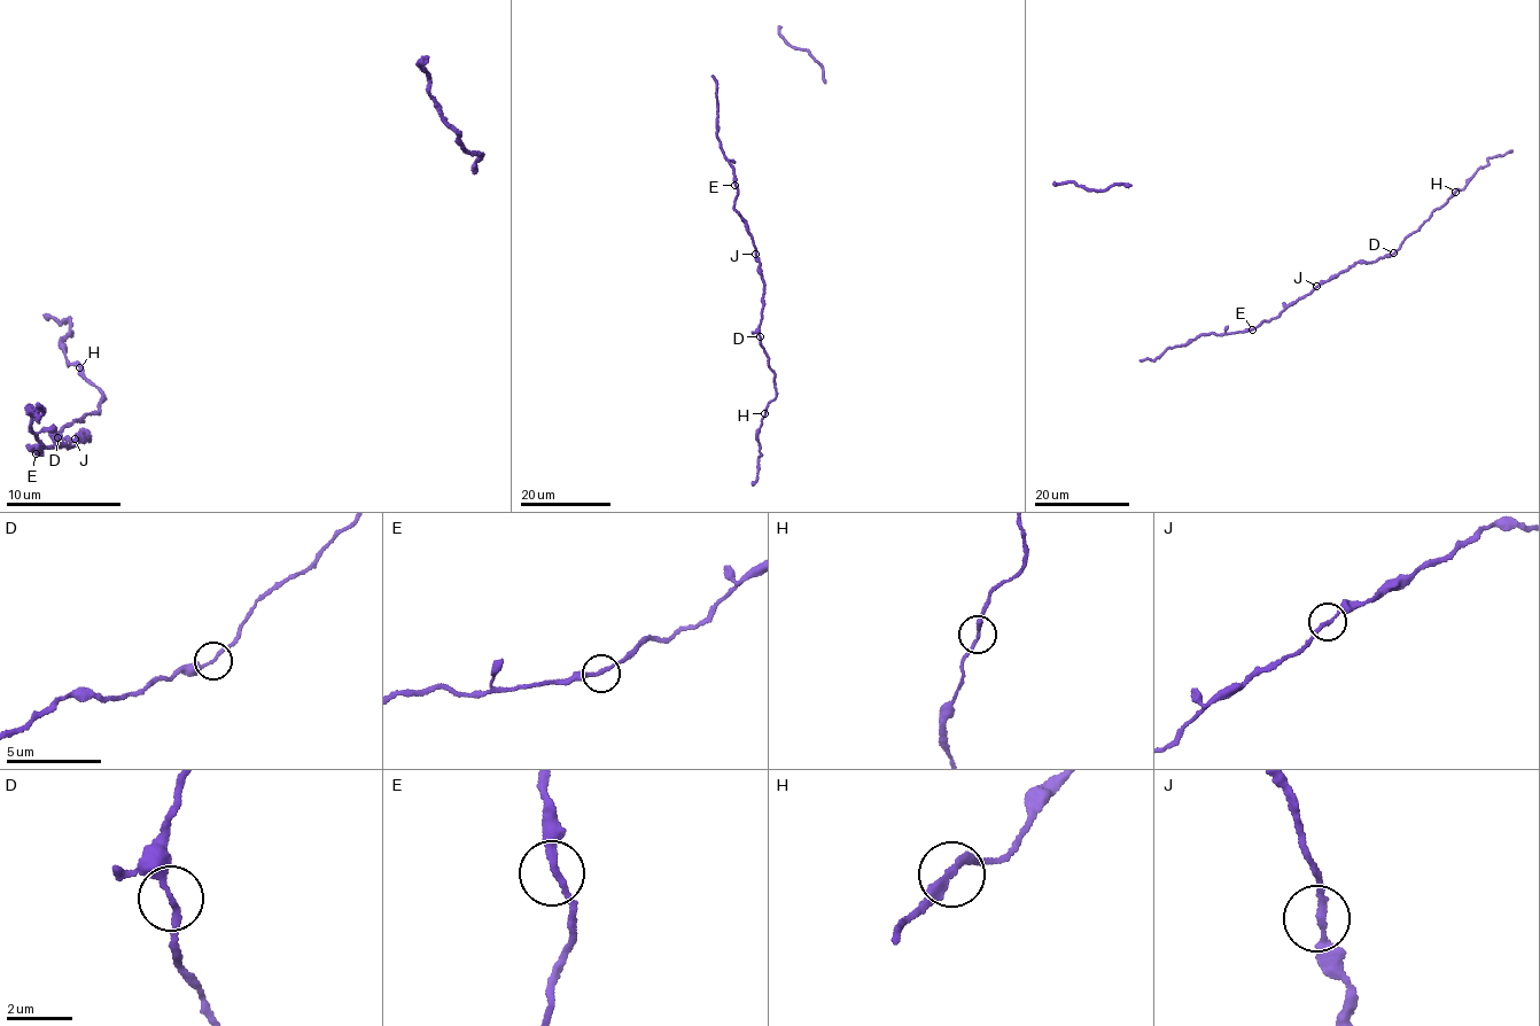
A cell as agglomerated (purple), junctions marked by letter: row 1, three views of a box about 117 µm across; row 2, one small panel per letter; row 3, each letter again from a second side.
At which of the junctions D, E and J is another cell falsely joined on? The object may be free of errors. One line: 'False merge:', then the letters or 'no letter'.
False merge: no letter

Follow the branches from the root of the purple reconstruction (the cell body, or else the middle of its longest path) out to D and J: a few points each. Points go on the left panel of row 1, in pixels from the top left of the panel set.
D: (39, 452), (28, 447), (56, 449), (80, 438), (90, 441), (84, 430), (76, 442), (56, 438)
J: (39, 452), (28, 447), (56, 449), (75, 438)

